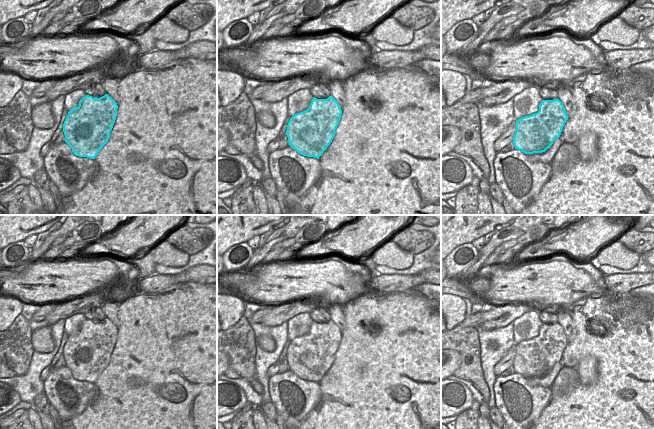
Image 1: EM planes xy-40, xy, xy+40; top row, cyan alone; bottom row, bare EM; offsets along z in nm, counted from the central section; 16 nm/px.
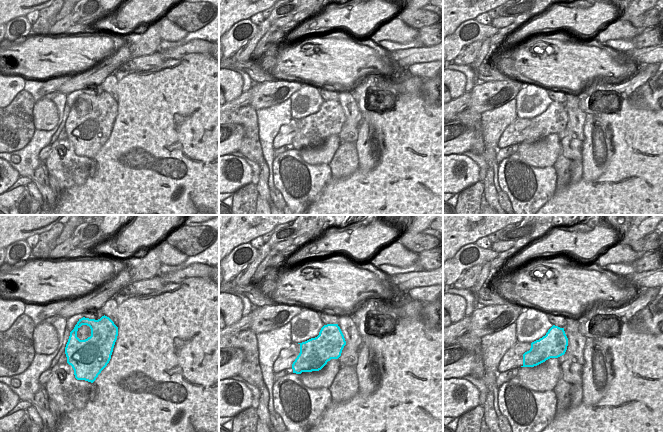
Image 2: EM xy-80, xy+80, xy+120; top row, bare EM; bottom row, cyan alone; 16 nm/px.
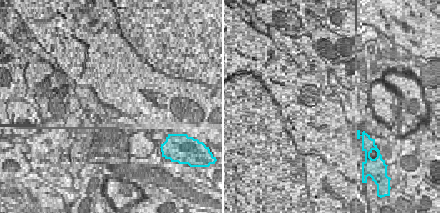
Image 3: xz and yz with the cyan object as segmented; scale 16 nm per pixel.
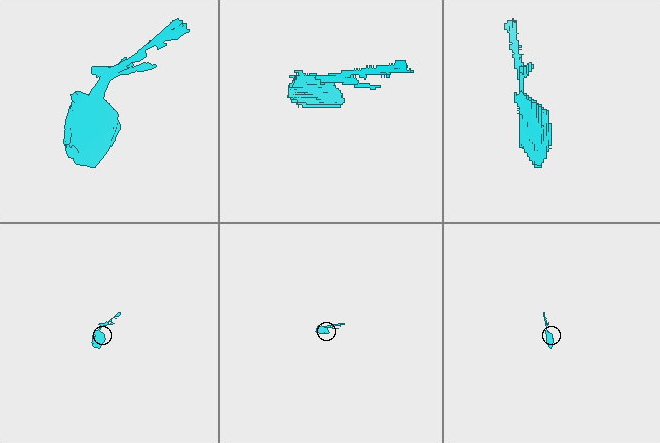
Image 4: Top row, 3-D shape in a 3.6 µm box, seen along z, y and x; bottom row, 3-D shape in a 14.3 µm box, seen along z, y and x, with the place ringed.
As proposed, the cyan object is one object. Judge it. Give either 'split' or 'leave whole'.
split

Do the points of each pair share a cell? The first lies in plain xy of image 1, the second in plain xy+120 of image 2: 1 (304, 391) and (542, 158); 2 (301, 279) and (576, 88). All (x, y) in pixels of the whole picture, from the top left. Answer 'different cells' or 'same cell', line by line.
1: different cells
2: same cell

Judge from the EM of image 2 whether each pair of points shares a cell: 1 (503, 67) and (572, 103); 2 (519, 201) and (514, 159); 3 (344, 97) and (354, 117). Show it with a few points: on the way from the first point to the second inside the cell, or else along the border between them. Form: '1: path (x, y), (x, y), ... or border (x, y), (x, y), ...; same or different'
1: border (566, 92), (577, 96); different
2: path (519, 191), (519, 181), (514, 175), (514, 169); same
3: path (349, 102), (352, 112); same

